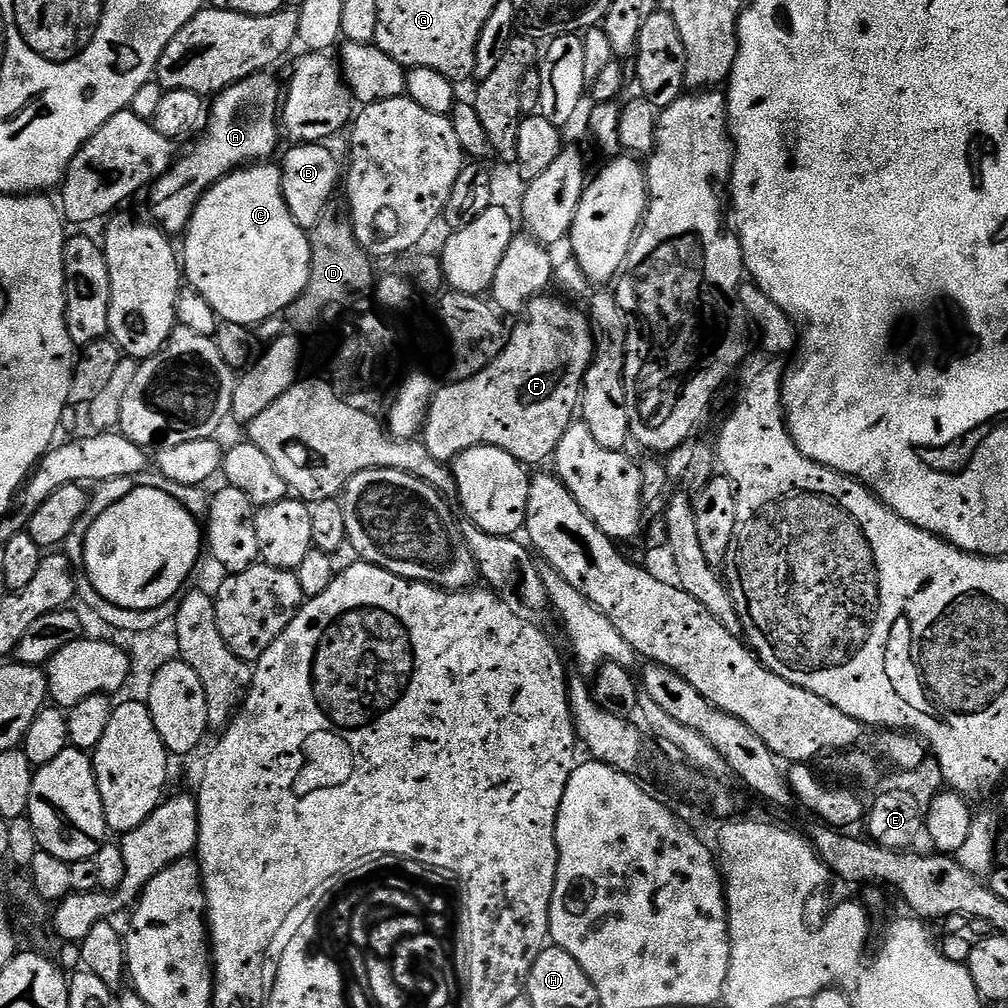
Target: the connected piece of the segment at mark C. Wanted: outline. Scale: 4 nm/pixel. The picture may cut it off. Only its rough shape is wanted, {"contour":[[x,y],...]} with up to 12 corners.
{"contour":[[279,167],[238,168],[197,202],[182,272],[221,321],[300,297],[308,232]]}

